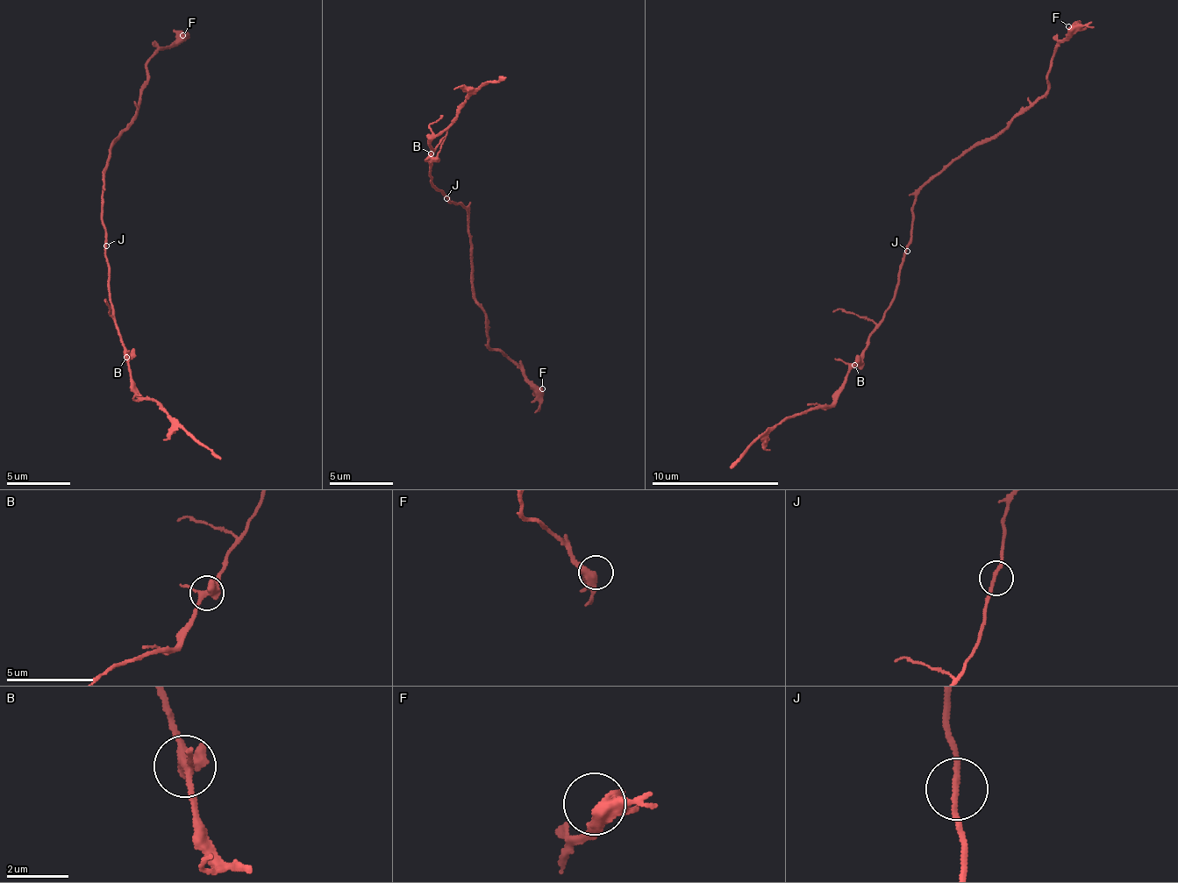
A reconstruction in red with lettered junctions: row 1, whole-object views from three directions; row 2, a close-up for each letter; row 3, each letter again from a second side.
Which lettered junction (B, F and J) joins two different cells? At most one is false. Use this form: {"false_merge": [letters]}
{"false_merge": []}

